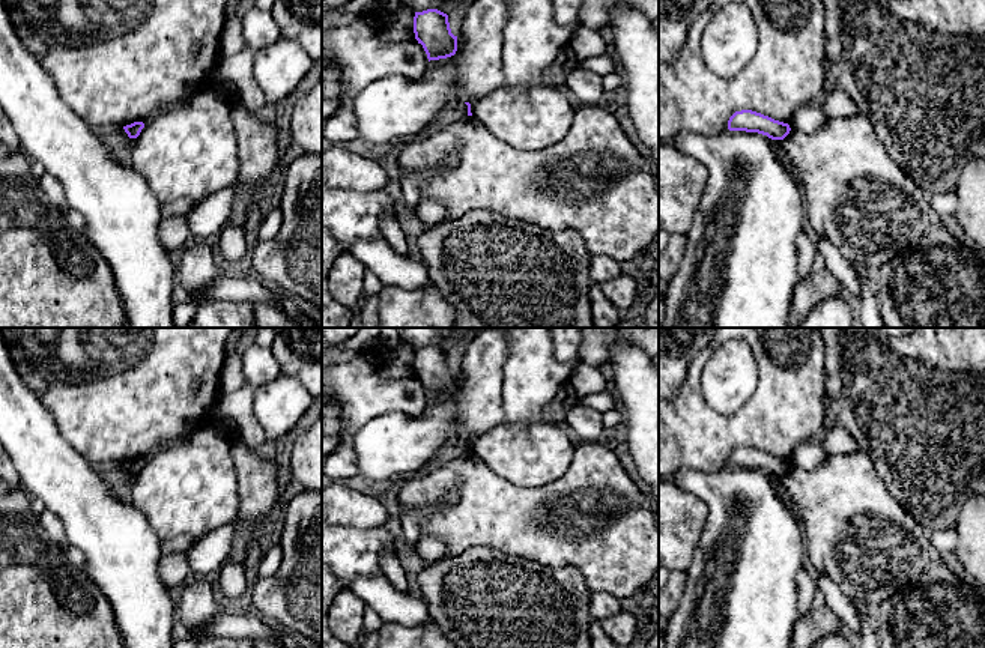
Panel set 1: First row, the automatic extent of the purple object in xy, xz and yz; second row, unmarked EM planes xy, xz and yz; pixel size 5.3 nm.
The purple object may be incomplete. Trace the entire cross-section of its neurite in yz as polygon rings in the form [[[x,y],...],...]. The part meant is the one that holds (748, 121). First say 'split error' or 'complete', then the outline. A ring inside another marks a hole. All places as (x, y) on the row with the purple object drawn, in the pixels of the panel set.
complete; [[[752,110],[735,111],[728,120],[728,129],[758,132],[771,140],[783,140],[791,131],[788,123],[774,120]]]

